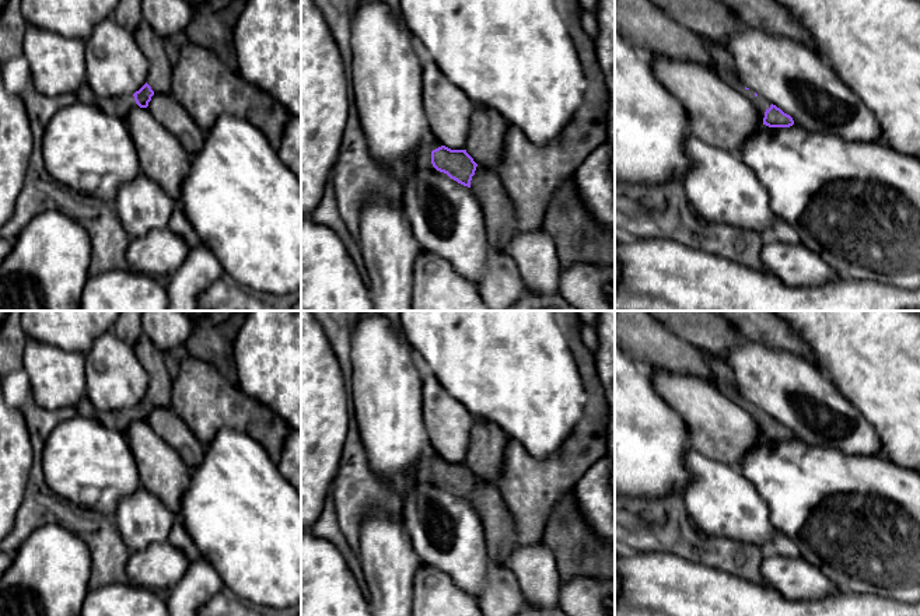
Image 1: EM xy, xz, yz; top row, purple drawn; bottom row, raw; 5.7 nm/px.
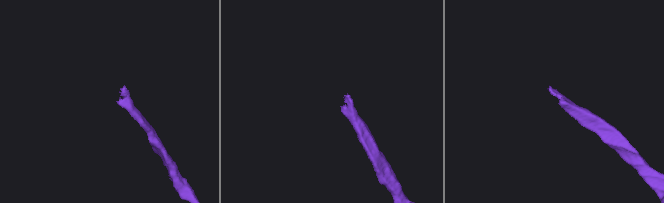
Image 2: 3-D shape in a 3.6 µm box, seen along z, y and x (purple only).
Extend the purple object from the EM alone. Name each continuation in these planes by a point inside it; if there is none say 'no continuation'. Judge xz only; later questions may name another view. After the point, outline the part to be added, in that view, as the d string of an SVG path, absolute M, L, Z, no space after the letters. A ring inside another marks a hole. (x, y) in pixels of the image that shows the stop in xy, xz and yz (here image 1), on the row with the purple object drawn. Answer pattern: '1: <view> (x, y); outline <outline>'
1: xz (424, 153); outline M433 139L430 141L424 141L419 150L417 165L434 168L431 164L431 151L441 147L441 146L442 144L437 139Z

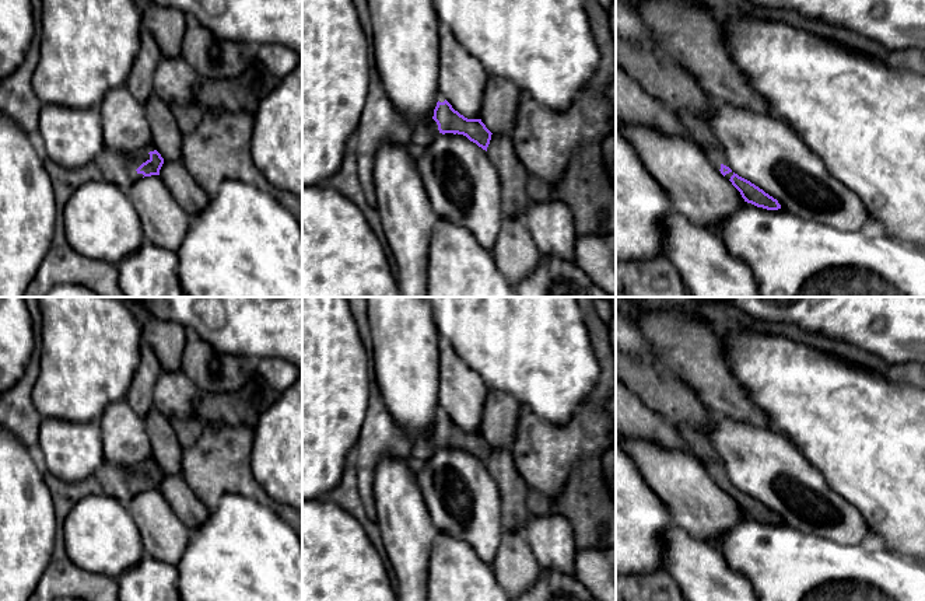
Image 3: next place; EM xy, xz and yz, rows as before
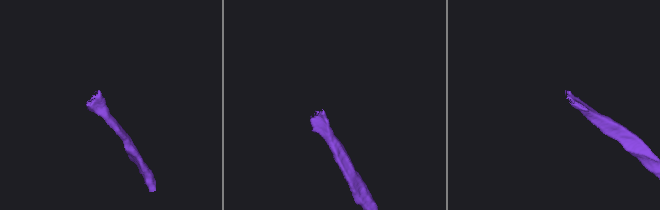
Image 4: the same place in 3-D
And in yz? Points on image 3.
1: yz (698, 130); outline M676 109L673 112L679 122L689 132L690 139L704 150L707 158L714 165L714 168L719 171L722 164L729 167L725 147L714 134L705 119L701 119L700 116L686 109Z

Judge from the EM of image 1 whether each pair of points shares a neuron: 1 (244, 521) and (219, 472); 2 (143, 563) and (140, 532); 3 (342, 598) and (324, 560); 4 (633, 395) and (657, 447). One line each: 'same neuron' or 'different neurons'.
1: same neuron
2: different neurons
3: same neuron
4: same neuron

